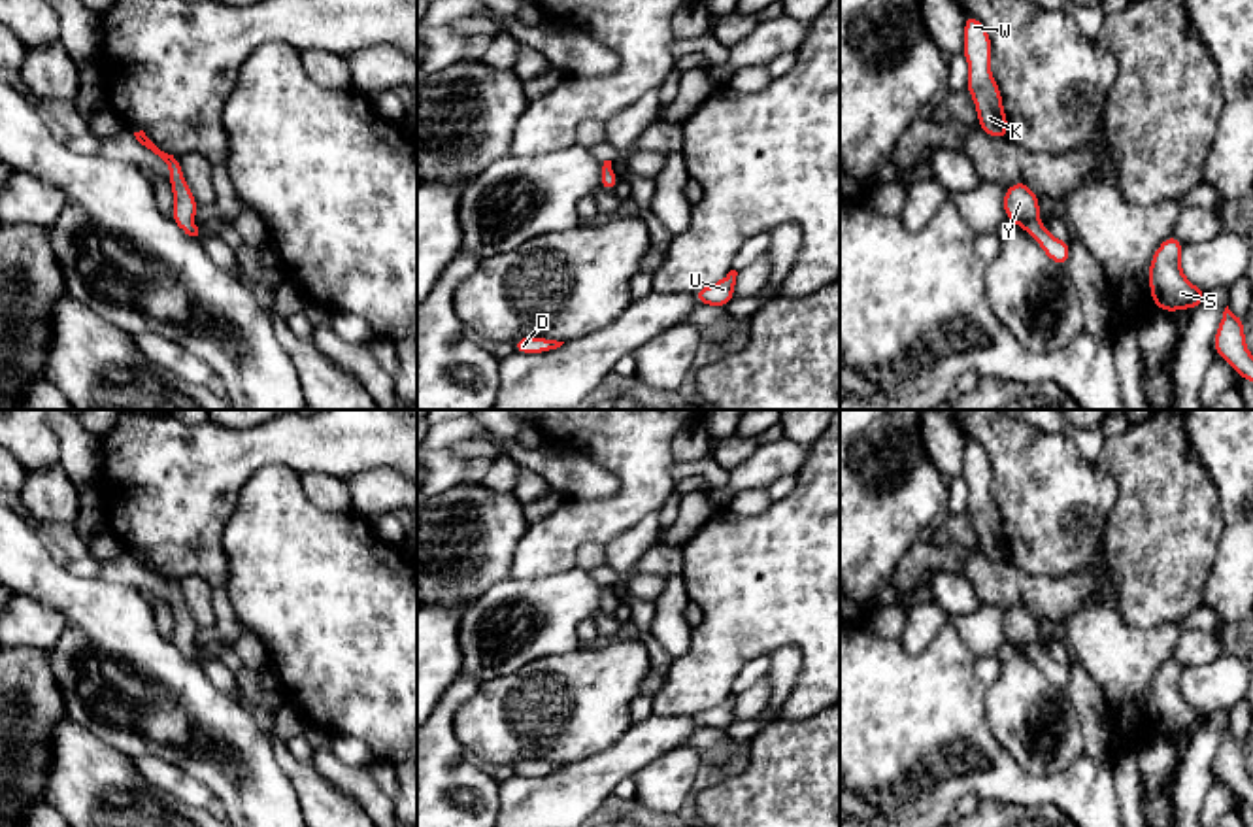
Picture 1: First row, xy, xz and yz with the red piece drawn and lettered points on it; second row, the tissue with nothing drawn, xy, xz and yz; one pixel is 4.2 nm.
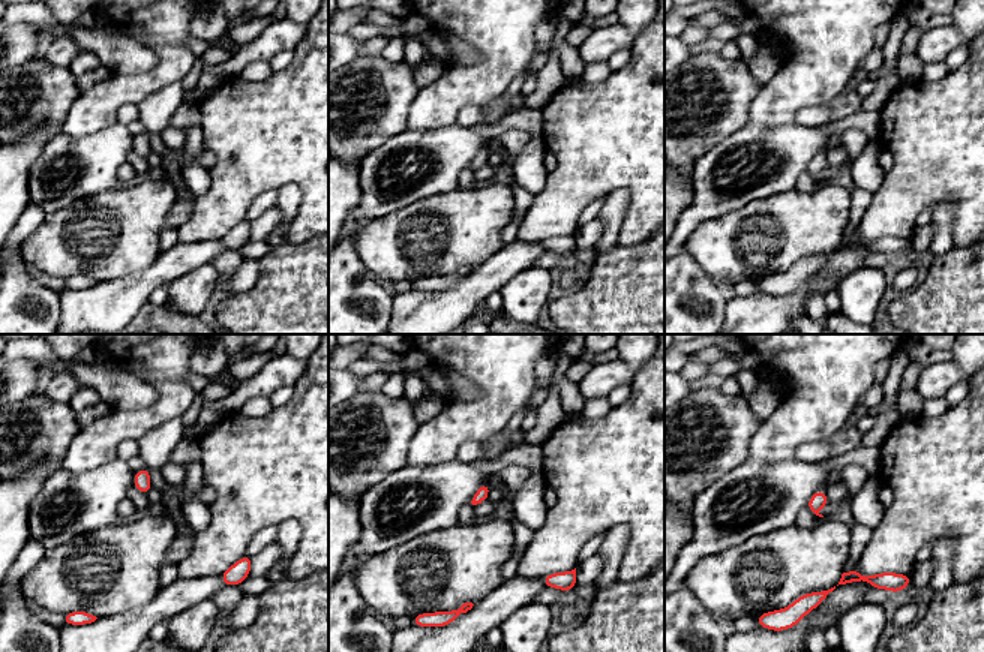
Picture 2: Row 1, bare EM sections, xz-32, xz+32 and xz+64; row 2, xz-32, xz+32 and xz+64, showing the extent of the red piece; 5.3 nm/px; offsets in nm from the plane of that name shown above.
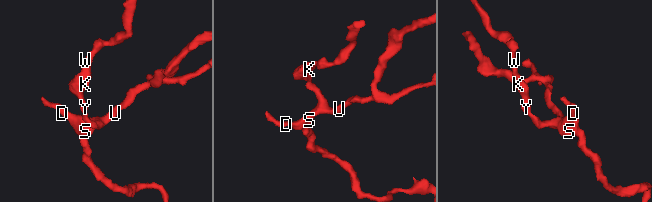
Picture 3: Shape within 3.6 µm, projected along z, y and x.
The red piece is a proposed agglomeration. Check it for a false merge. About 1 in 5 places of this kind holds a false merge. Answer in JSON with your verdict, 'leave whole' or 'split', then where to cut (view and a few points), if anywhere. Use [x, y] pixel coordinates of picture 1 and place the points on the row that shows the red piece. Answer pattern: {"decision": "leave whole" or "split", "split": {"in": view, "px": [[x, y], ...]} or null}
{"decision": "leave whole", "split": null}

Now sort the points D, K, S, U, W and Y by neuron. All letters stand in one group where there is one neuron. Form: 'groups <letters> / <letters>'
groups D K S U W Y

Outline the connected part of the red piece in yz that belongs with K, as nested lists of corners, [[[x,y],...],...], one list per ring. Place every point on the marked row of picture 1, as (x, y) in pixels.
[[[968,13],[964,19],[962,53],[968,60],[966,89],[976,104],[979,128],[993,138],[1006,138],[1010,125],[998,83],[989,68],[993,55],[991,36],[983,23]]]

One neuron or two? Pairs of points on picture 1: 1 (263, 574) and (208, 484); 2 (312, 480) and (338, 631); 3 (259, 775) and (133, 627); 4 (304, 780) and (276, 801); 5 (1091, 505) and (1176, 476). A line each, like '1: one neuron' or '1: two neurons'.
1: two neurons
2: two neurons
3: one neuron
4: two neurons
5: two neurons

